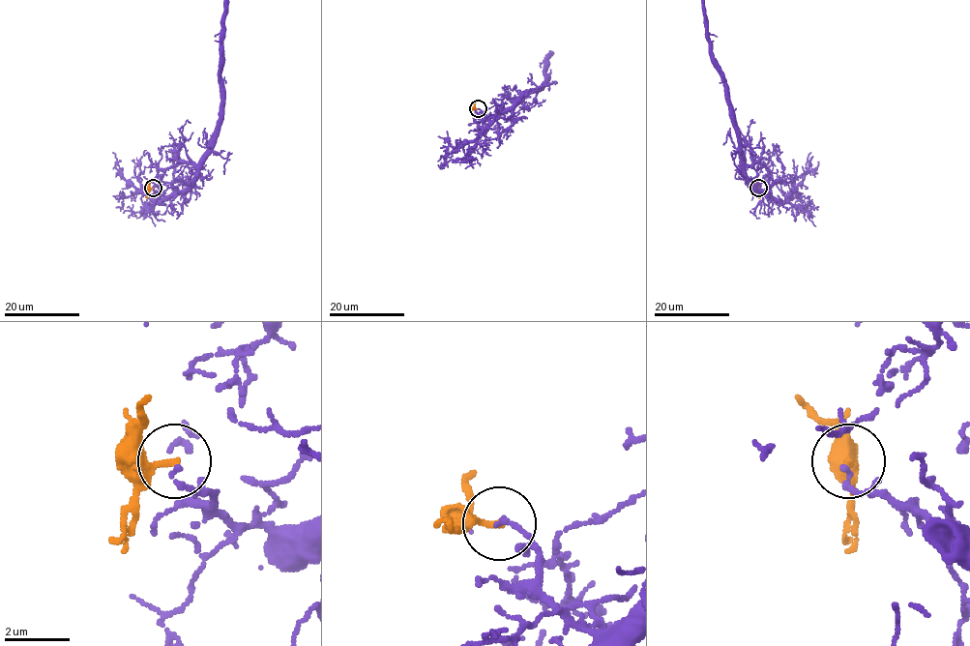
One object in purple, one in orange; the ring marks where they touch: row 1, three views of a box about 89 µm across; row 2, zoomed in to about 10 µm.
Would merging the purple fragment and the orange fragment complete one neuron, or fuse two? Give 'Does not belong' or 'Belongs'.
Does not belong

